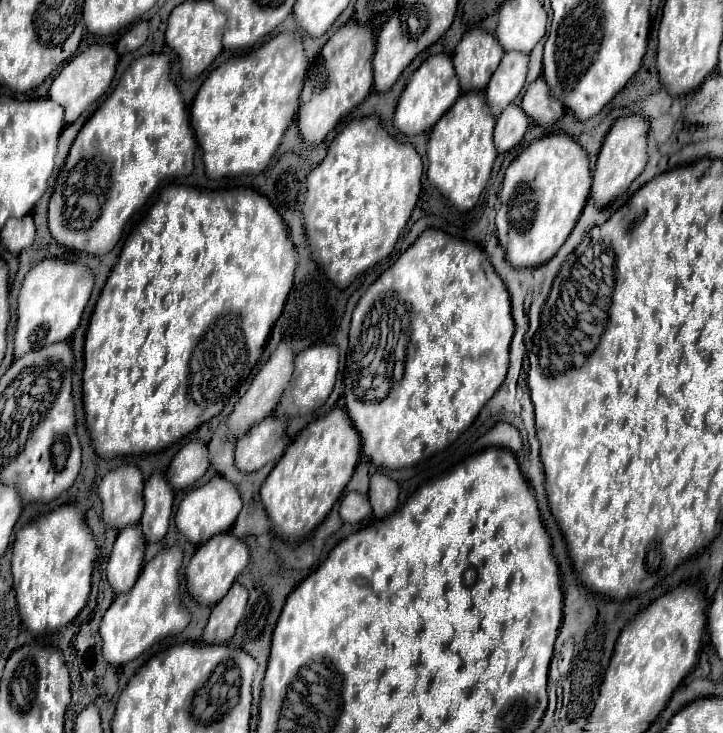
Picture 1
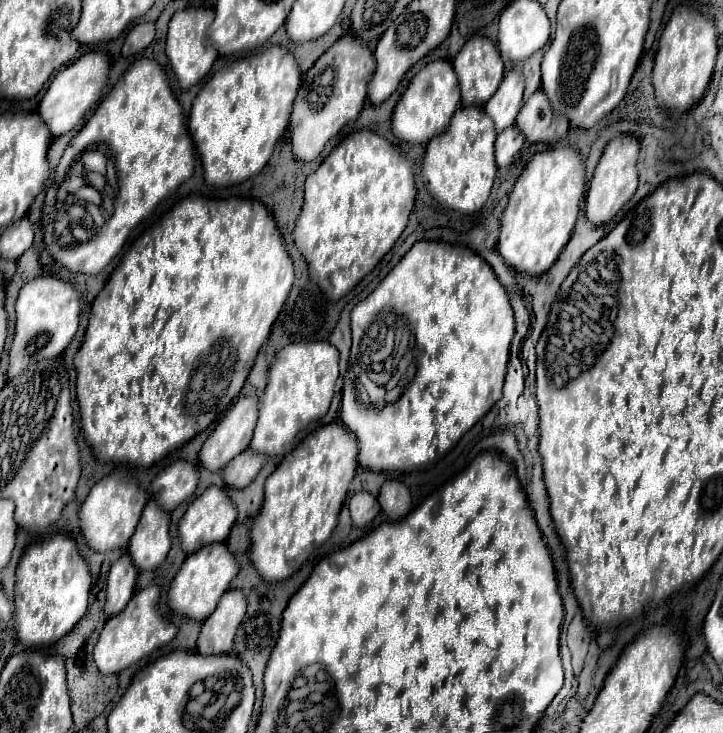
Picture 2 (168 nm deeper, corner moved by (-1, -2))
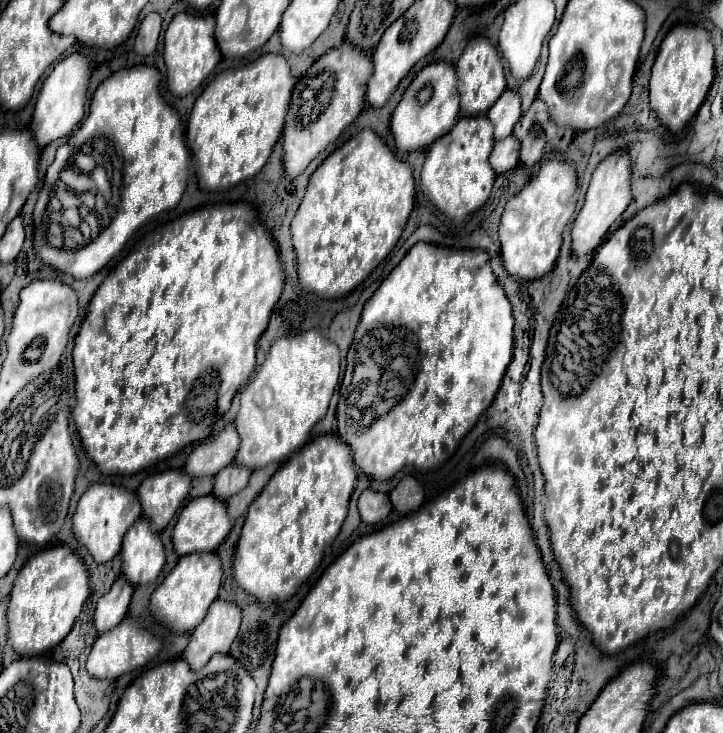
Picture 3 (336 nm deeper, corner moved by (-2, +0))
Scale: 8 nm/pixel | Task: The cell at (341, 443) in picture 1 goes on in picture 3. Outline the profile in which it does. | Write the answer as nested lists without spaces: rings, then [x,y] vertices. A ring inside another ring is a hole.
[[[324,434],[308,442],[264,486],[262,494],[252,502],[246,514],[246,522],[236,544],[234,580],[240,588],[252,594],[262,604],[288,600],[296,594],[298,586],[316,570],[322,560],[324,546],[336,538],[348,512],[348,500],[356,482],[356,466],[352,460],[352,448],[338,434]]]

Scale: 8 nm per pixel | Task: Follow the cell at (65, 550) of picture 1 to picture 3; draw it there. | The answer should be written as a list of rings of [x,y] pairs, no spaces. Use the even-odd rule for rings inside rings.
[[[56,544],[28,558],[14,582],[8,604],[8,636],[14,650],[20,656],[34,656],[60,644],[68,636],[88,596],[88,572],[68,546]]]

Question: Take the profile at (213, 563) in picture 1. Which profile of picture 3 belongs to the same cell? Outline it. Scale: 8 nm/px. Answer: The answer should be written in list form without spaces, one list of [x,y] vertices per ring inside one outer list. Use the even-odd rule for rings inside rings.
[[[216,552],[188,554],[178,560],[174,570],[154,590],[150,598],[150,612],[158,622],[166,624],[174,632],[190,632],[204,620],[210,604],[218,598],[220,582],[222,582],[222,562]]]

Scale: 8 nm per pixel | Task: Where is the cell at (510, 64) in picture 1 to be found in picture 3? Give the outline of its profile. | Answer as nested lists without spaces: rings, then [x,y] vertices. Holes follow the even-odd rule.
[[[514,90],[502,92],[500,100],[496,100],[496,104],[492,104],[492,108],[488,110],[488,120],[494,126],[494,140],[502,140],[504,136],[510,136],[520,116],[522,116],[522,110],[520,110],[518,92]]]

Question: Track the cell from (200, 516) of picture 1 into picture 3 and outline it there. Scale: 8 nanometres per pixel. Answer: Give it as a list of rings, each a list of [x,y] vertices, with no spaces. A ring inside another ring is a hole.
[[[212,494],[194,498],[182,508],[178,522],[174,526],[174,532],[172,532],[174,550],[176,550],[178,556],[186,556],[186,554],[192,554],[192,552],[214,552],[224,542],[230,528],[232,528],[232,522],[230,522],[230,516],[228,516],[226,502],[218,500]]]

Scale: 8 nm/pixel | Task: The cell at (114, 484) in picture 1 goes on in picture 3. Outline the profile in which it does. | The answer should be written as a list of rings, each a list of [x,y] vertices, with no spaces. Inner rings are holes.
[[[92,484],[78,500],[72,518],[72,530],[78,542],[88,548],[88,552],[94,556],[96,562],[108,562],[120,552],[124,534],[140,516],[142,516],[142,506],[134,492],[128,492],[126,488],[114,484]]]

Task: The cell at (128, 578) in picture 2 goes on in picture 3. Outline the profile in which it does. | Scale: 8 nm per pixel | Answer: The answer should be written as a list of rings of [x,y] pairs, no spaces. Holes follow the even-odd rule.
[[[118,576],[114,580],[110,592],[106,592],[98,600],[98,606],[94,612],[94,624],[98,632],[106,632],[108,628],[114,628],[116,624],[120,624],[120,620],[124,620],[124,616],[128,614],[132,592],[134,592],[134,586],[124,576]]]

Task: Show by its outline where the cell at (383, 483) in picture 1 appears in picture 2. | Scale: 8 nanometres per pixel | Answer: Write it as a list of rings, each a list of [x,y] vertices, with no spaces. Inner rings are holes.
[[[387,480],[379,492],[379,504],[391,520],[405,516],[411,510],[409,488],[399,480]]]

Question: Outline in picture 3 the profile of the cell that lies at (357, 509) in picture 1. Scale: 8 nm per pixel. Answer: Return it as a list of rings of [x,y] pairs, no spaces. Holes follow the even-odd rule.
[[[366,488],[358,498],[358,512],[364,524],[376,524],[384,520],[390,510],[392,510],[392,504],[388,496],[372,488]]]

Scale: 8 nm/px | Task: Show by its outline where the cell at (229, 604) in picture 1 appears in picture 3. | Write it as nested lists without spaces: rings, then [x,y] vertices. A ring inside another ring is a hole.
[[[216,600],[200,626],[190,634],[190,642],[184,650],[184,660],[192,668],[202,668],[214,654],[228,654],[240,628],[240,608],[236,602]]]

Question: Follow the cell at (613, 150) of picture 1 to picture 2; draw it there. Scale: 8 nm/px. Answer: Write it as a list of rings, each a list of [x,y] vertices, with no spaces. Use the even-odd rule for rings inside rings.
[[[629,134],[617,136],[615,140],[611,140],[607,144],[607,148],[593,172],[593,178],[589,182],[589,192],[585,198],[585,202],[587,202],[585,214],[593,226],[601,226],[601,224],[609,222],[611,218],[615,218],[615,214],[633,198],[633,194],[637,190],[637,168],[635,168],[637,156],[639,156],[639,140]]]

